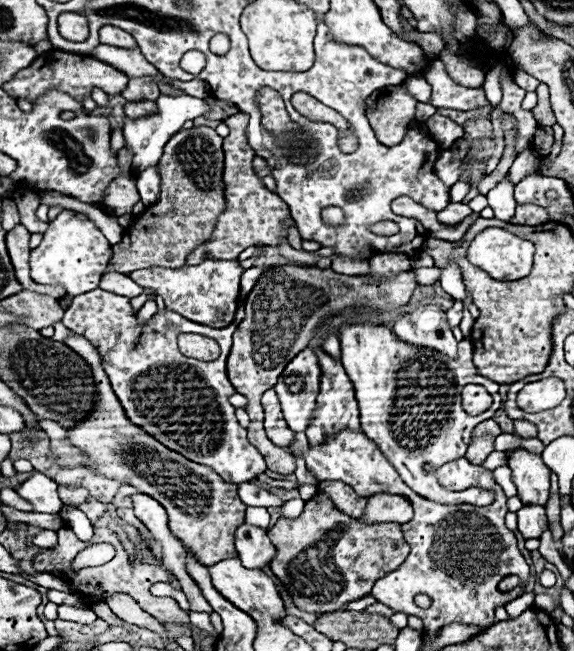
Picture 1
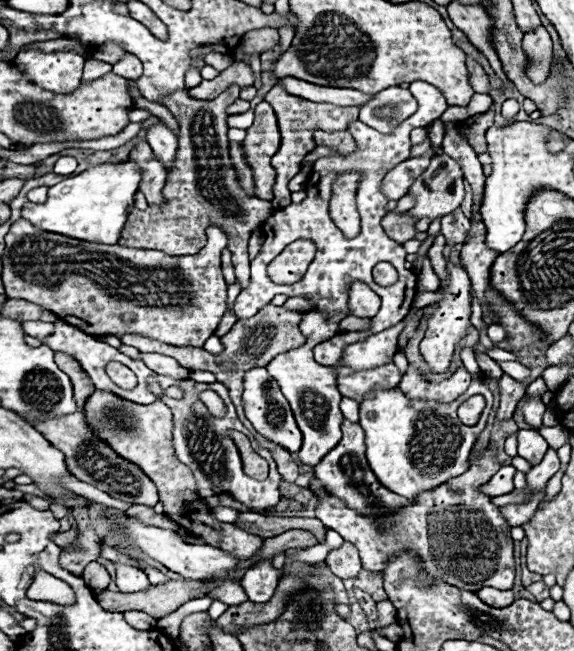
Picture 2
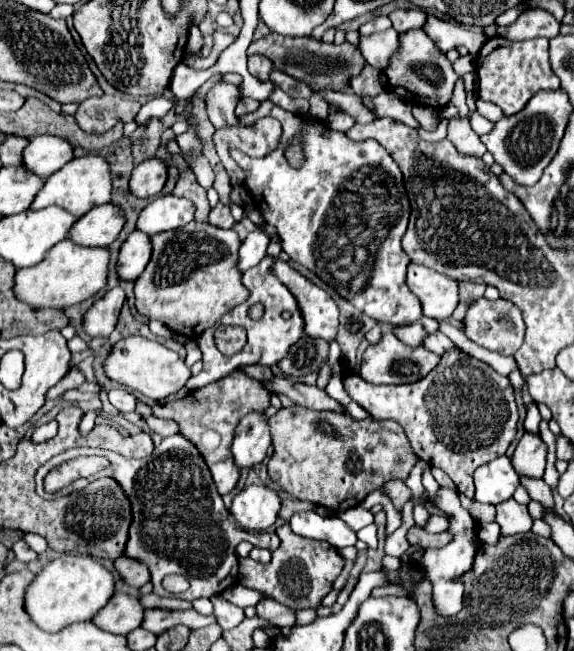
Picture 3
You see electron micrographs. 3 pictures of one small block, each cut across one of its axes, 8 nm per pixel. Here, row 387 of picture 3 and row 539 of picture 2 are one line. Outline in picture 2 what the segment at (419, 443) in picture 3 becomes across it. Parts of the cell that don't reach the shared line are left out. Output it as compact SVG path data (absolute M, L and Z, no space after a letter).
M490 444L480 452L468 472L448 480L448 484L434 488L432 492L424 492L424 496L412 500L412 504L396 512L396 516L388 516L388 520L364 520L364 516L346 508L342 500L334 500L334 496L328 494L326 498L318 498L316 518L358 548L366 570L382 572L388 556L400 550L412 550L420 554L422 568L430 576L438 576L448 584L456 584L458 588L468 588L472 592L478 592L484 586L510 590L514 584L510 526L500 516L498 506L490 504L490 496L476 492L476 488L486 484L498 468L496 446Z

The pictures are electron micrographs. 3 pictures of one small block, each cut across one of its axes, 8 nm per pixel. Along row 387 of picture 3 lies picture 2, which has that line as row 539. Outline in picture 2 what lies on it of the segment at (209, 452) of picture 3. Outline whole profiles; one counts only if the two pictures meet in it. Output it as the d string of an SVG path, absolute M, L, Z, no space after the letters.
M94 392L92 398L88 398L86 404L86 420L88 426L104 440L108 442L120 456L126 460L132 460L134 464L140 464L144 472L152 478L152 482L158 488L158 494L164 502L164 514L184 526L188 534L202 536L208 544L222 548L230 556L242 560L244 556L250 556L260 548L264 538L252 536L234 524L224 524L214 520L210 514L210 508L202 502L202 498L196 496L194 490L194 478L190 474L190 468L180 464L172 452L172 428L174 428L174 418L172 410L166 404L132 404L128 400L120 400L118 396L112 396L108 392Z

